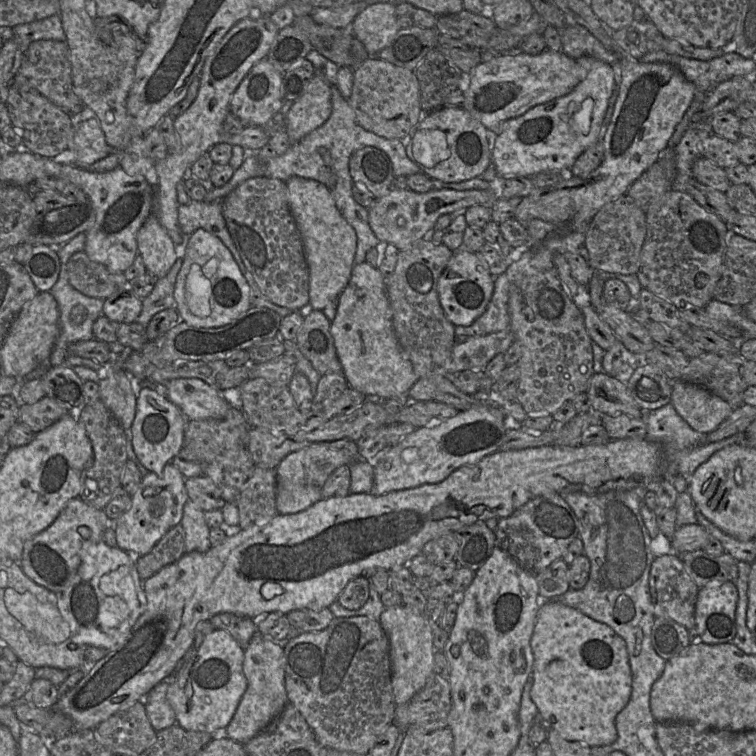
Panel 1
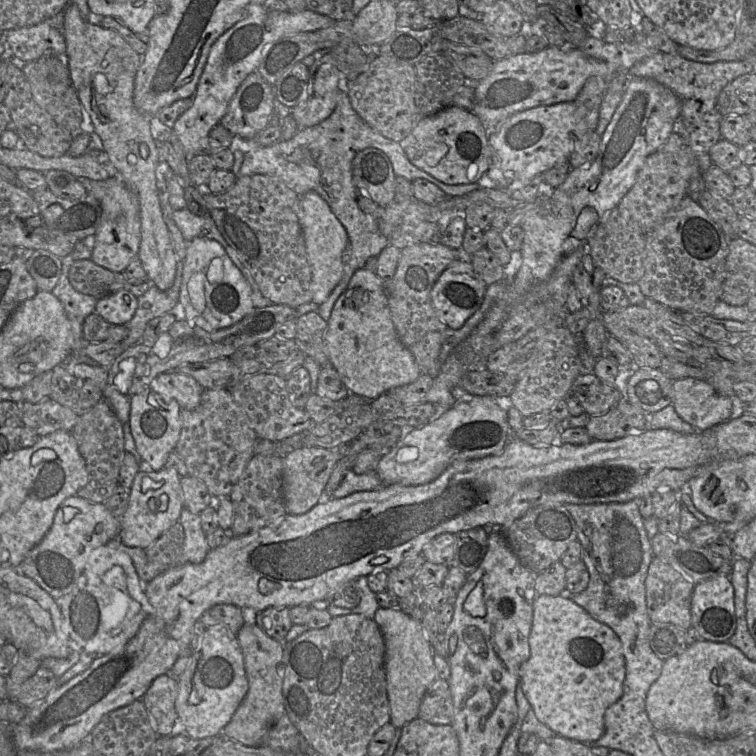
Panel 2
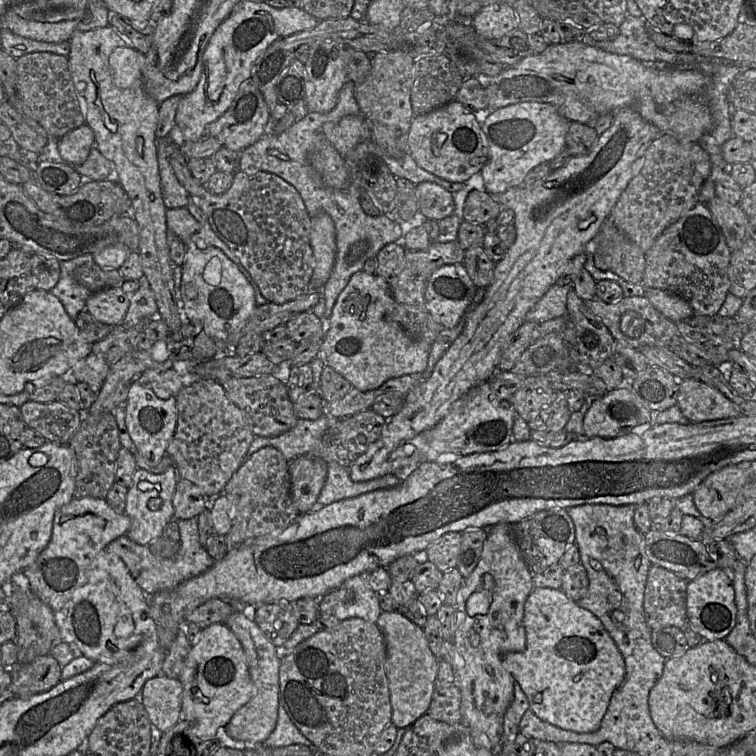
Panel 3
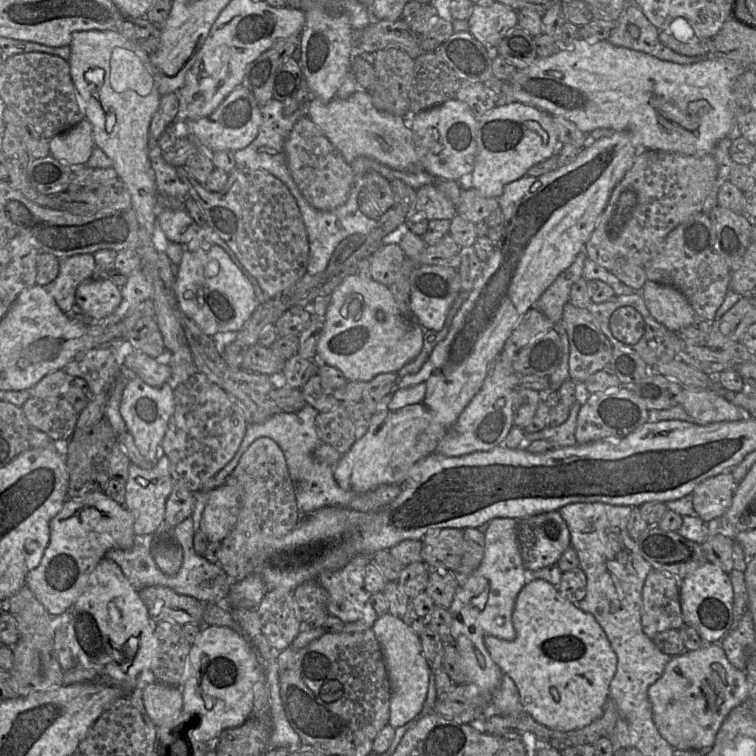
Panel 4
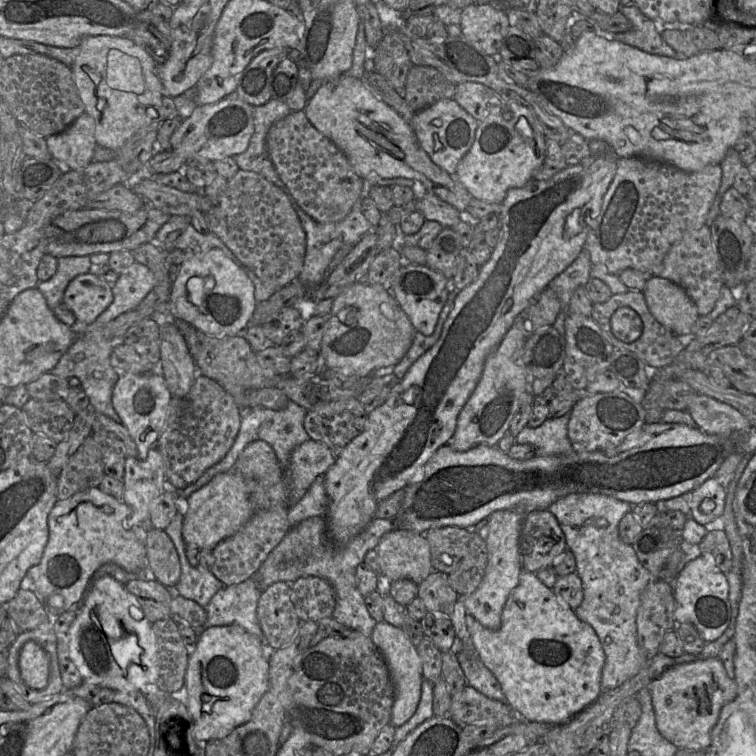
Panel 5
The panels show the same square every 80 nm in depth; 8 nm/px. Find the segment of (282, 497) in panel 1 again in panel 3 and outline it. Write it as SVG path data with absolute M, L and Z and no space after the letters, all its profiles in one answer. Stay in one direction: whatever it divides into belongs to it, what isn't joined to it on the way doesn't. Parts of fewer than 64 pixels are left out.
M298 456L288 464L291 481L291 496L299 514L315 509L319 494L327 477L327 464L322 459L311 456Z

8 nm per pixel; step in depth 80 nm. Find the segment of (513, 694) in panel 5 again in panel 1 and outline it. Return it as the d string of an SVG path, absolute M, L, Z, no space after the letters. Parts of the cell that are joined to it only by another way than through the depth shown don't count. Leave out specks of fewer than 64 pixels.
M554 599L540 604L530 645L533 653L530 694L541 721L568 741L577 741L589 747L614 743L618 736L616 716L629 702L632 691L632 673L625 640L607 624Z

